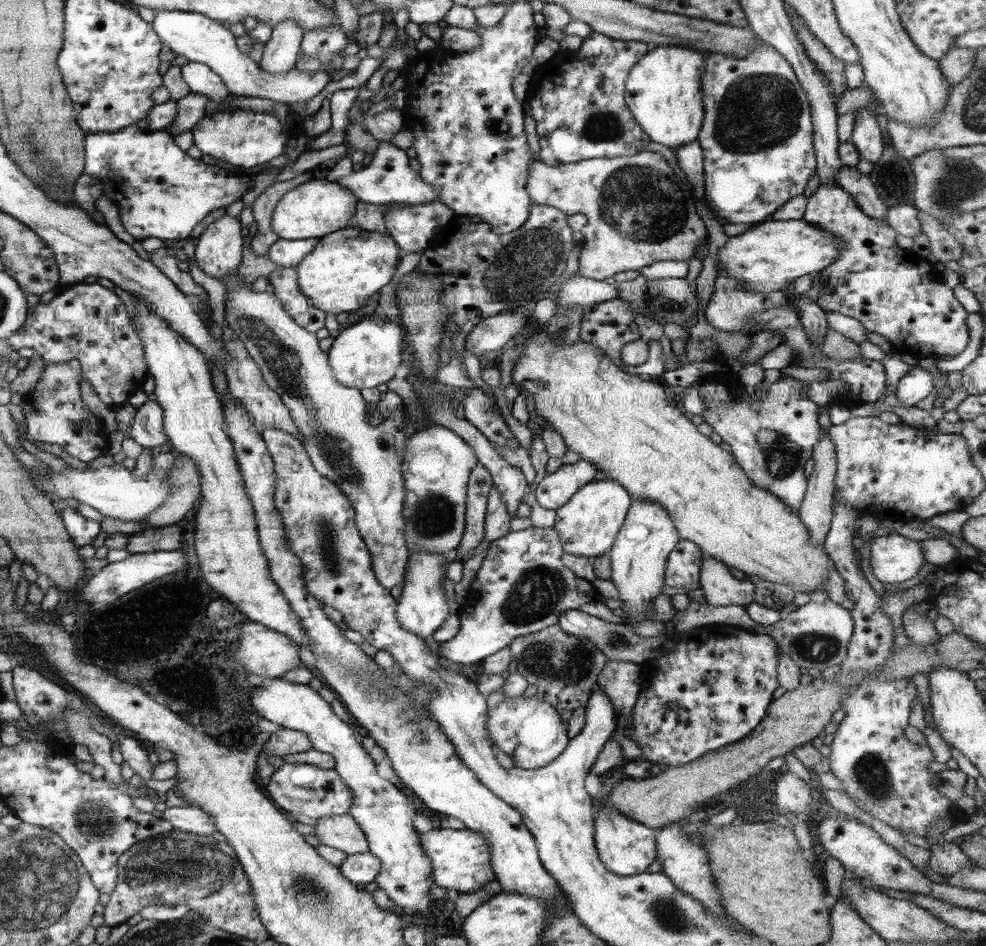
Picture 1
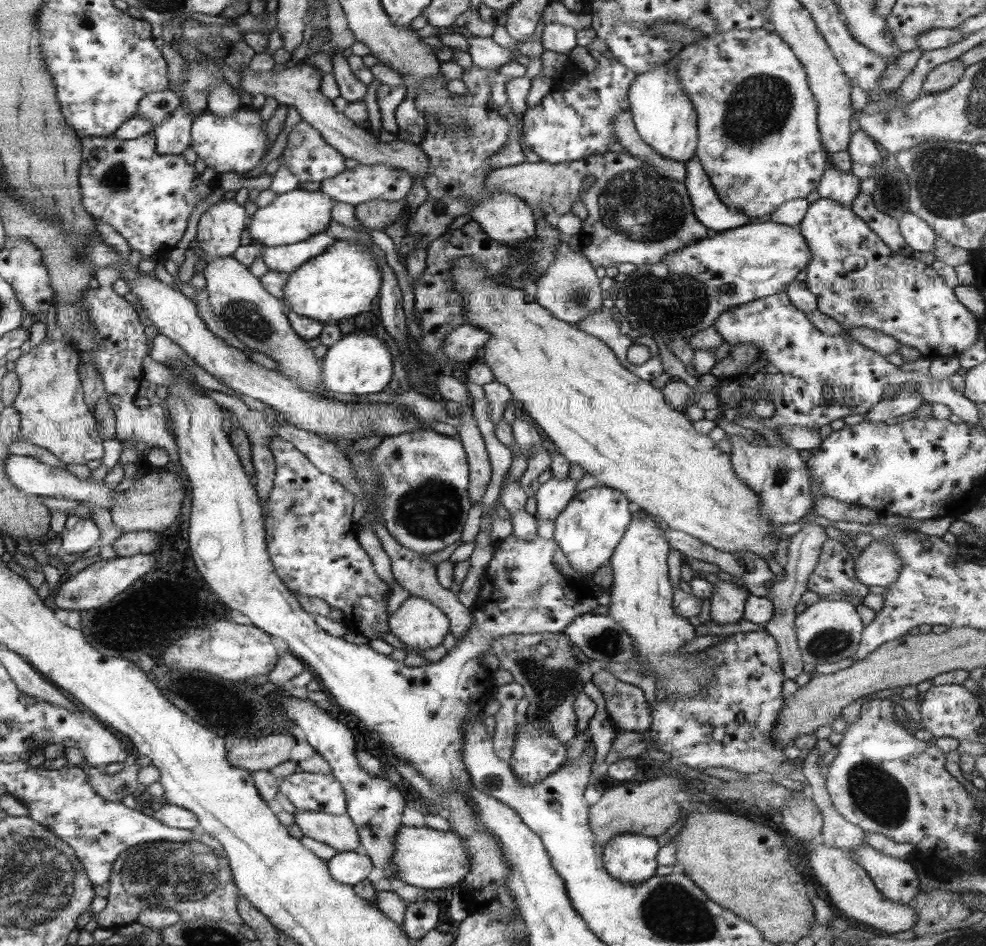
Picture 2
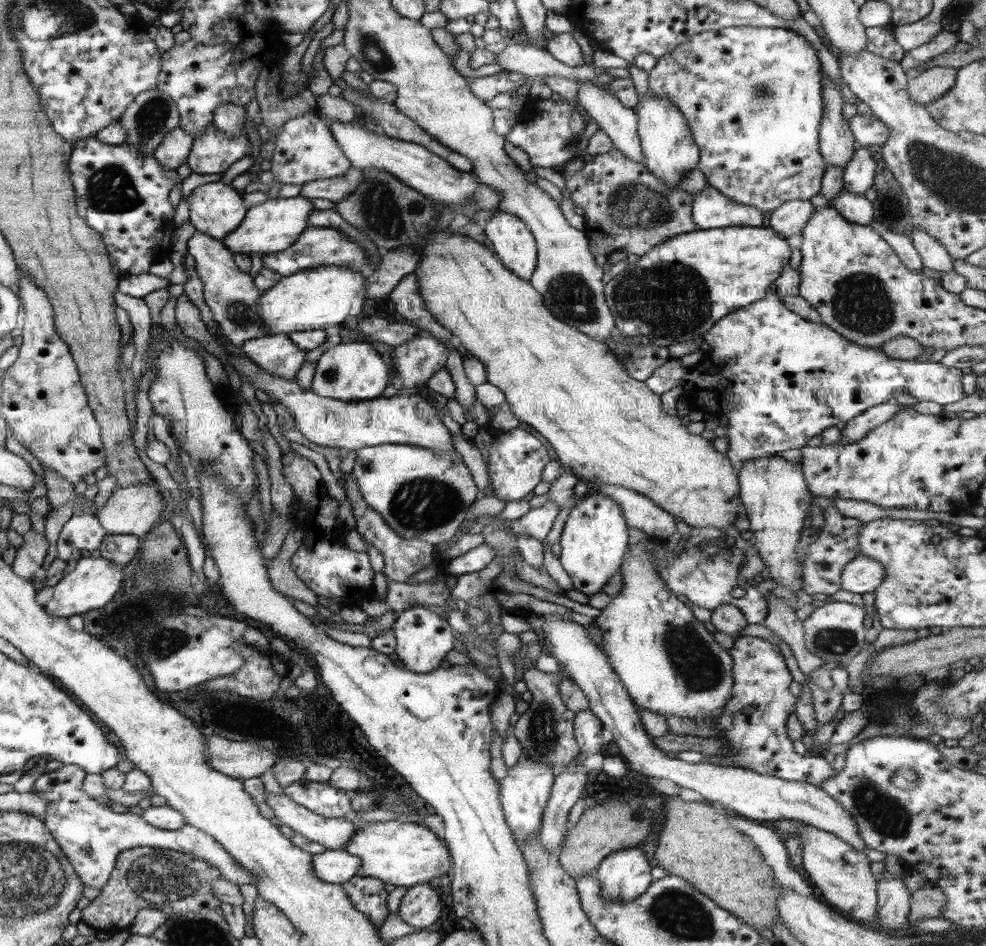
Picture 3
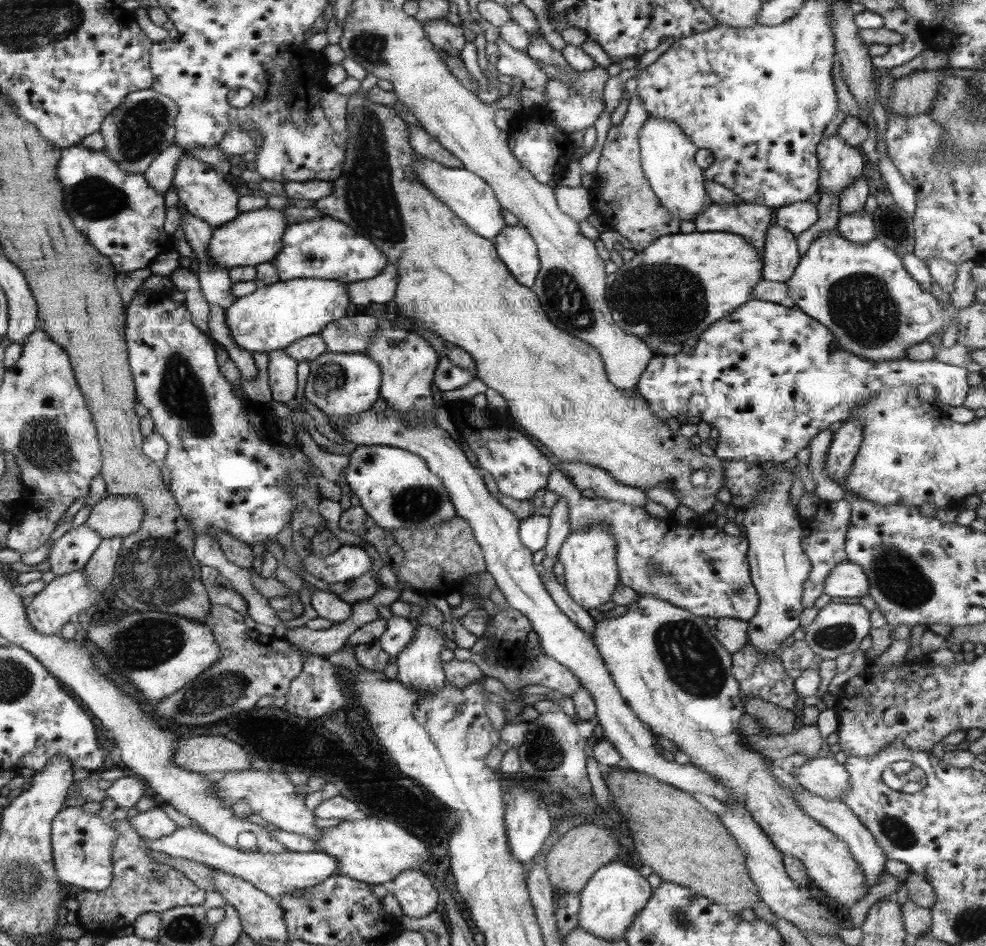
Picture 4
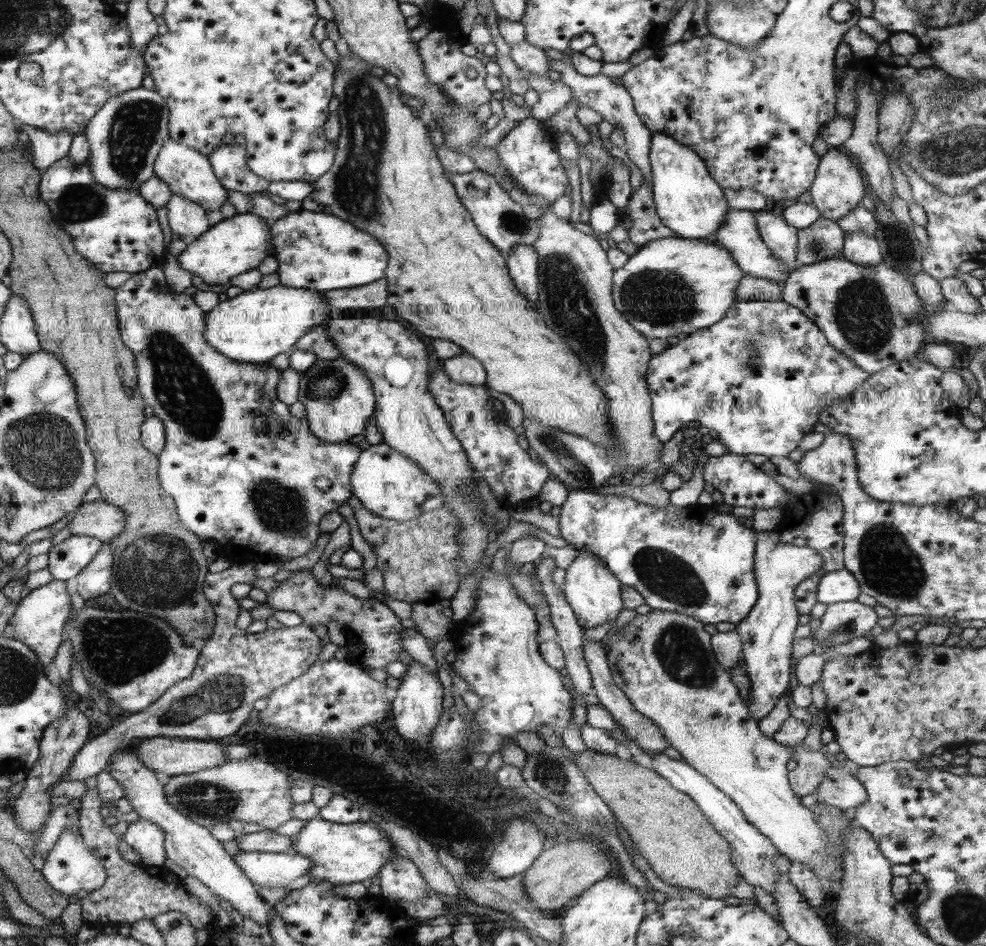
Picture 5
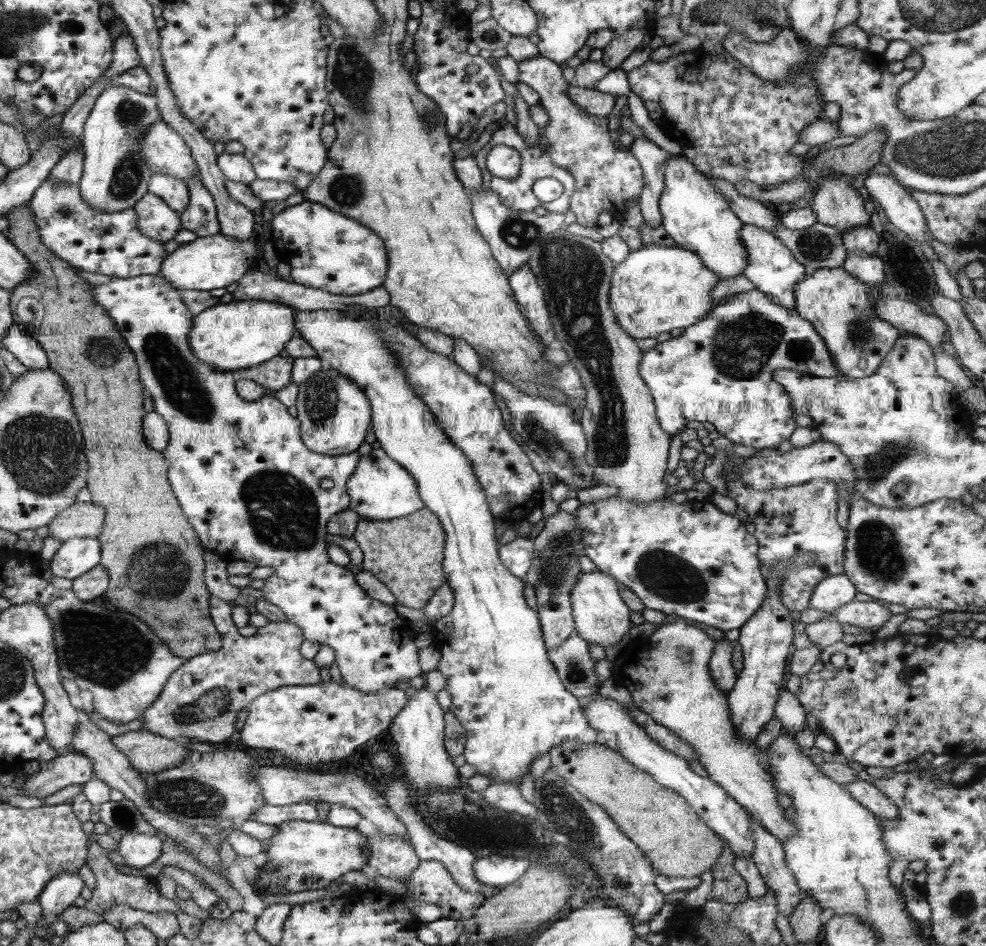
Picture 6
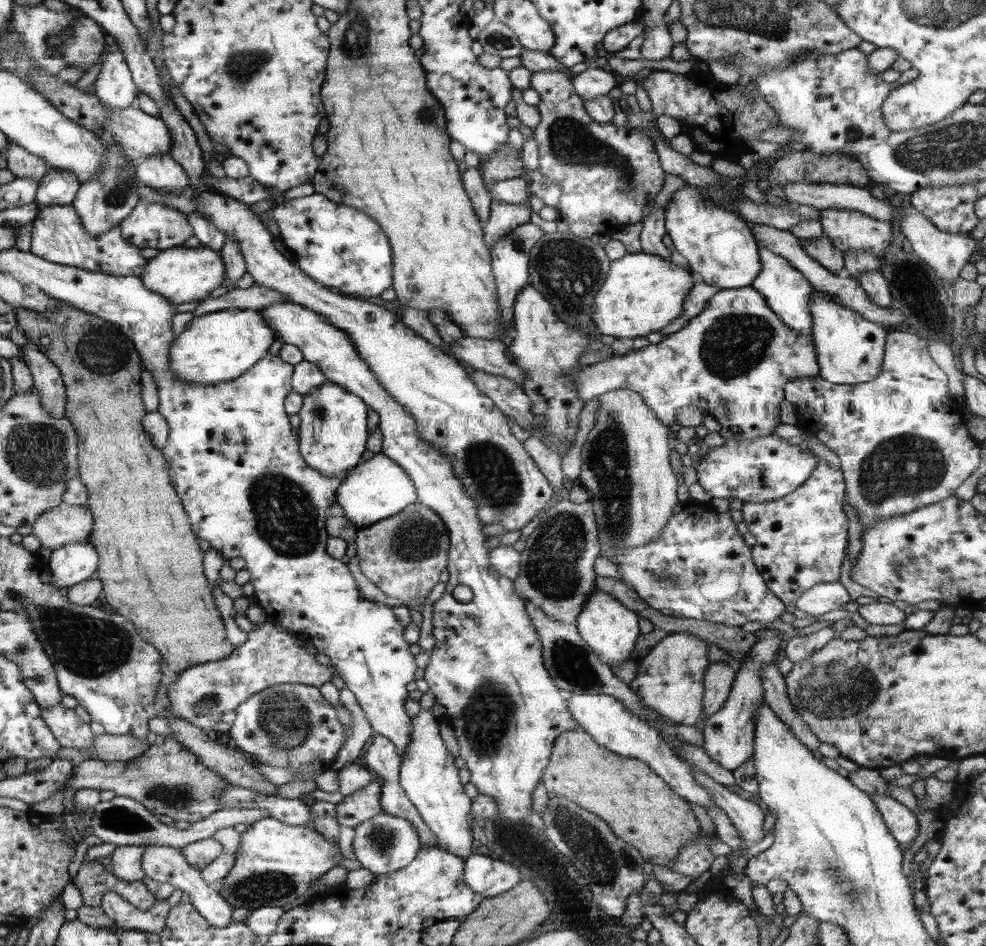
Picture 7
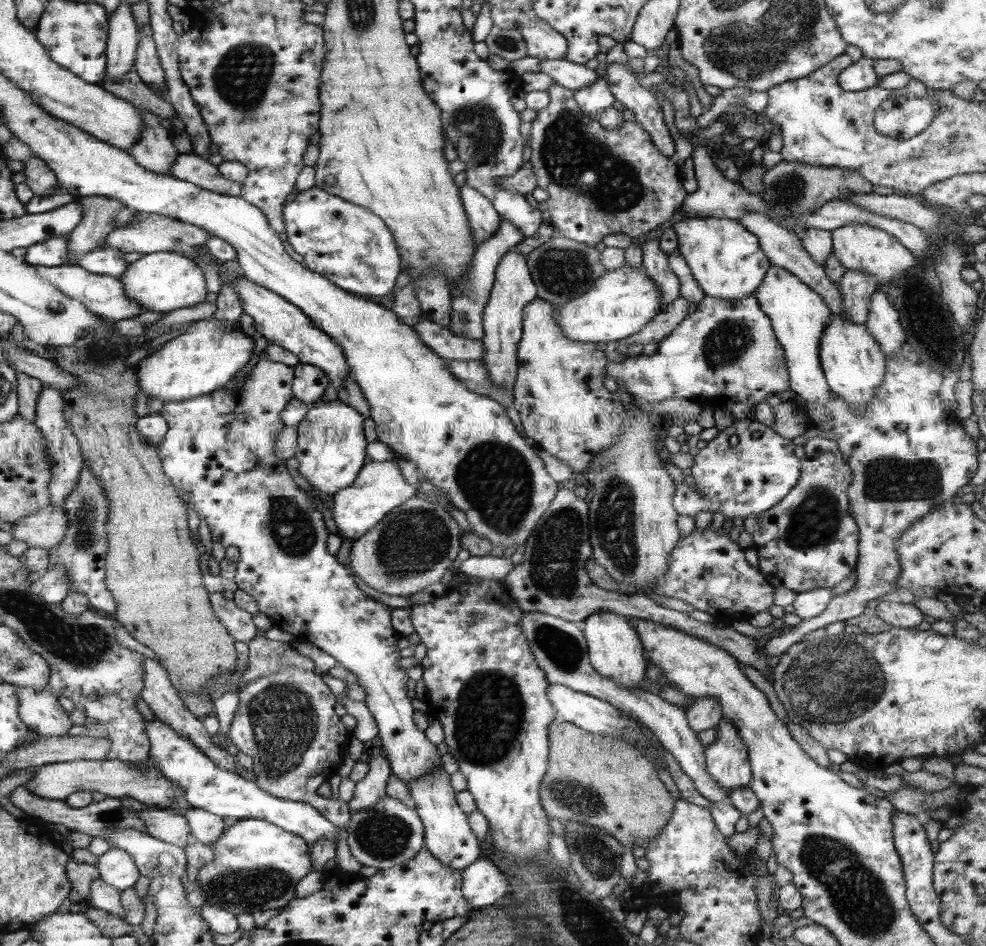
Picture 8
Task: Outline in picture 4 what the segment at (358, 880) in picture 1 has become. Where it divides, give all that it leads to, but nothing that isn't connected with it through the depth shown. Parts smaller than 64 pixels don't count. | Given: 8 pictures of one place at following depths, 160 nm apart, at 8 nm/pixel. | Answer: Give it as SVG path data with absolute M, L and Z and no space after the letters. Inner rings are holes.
M81 806L62 808L54 818L51 846L54 850L56 876L60 882L77 886L86 891L104 891L114 881L112 852L115 850L119 830L97 814ZM177 827L168 836L157 839L142 839L142 844L150 850L164 852L174 858L192 860L204 866L232 875L236 878L252 884L255 888L262 890L271 898L280 900L284 894L290 894L296 890L306 890L324 881L326 878L338 875L338 862L334 856L324 851L312 853L298 853L286 851L282 854L262 854L238 850L236 847L228 846L220 839L210 833L203 832L198 827Z

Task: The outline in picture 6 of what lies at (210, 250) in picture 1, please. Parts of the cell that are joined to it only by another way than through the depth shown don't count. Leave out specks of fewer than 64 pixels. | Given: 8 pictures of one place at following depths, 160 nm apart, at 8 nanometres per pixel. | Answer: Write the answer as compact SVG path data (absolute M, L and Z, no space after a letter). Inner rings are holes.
M162 120L155 122L143 134L141 154L144 154L152 171L184 183L188 177L199 174L199 166L183 135Z

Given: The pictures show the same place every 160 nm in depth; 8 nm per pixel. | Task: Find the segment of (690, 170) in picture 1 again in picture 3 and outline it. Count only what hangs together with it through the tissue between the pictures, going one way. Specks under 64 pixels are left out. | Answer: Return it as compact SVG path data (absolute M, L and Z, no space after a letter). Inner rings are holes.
M706 186L692 201L692 218L698 230L726 227L764 227L768 214L754 206L738 204L724 196L717 188Z

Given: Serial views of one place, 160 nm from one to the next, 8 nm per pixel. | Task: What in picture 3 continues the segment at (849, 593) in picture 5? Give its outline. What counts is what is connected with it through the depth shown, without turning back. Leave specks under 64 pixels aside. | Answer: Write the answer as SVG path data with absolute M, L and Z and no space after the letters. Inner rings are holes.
M858 553L856 558L844 567L841 587L848 592L863 595L874 592L884 579L884 565L868 555Z

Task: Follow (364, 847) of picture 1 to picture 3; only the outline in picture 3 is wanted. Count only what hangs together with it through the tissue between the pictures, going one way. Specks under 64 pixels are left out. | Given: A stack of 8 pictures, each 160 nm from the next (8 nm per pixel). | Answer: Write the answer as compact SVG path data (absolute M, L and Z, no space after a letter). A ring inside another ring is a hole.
M265 791L265 801L274 809L275 817L282 824L330 850L344 849L357 831L358 823L351 819L320 816L284 793L272 795Z

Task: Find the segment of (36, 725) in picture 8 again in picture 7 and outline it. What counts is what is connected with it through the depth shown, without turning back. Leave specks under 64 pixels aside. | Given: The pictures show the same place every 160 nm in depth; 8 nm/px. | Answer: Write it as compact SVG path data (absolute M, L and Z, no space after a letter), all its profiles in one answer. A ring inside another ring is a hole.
M62 703L49 708L41 707L41 717L51 728L63 748L85 750L95 744L95 733L91 725L82 721L74 709Z

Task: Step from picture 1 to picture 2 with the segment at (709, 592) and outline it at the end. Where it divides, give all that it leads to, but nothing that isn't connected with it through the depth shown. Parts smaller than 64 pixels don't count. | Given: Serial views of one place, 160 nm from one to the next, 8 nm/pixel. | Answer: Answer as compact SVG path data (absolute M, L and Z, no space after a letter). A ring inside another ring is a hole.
M721 581L713 584L711 602L711 620L718 624L730 624L743 618L748 589L738 587L732 582Z

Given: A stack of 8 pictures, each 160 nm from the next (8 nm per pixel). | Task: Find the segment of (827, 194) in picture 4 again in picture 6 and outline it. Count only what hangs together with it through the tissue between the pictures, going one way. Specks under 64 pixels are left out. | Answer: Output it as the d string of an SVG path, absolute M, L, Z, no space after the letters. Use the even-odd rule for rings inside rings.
M778 219L773 234L804 266L835 269L845 263L847 248L841 232L833 226L817 220L812 226L794 230L784 226Z

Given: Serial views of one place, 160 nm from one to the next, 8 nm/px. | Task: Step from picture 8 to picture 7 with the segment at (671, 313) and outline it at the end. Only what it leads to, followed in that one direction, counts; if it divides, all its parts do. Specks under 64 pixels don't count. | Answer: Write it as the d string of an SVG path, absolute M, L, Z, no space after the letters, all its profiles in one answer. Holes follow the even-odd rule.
M696 280L692 290L688 293L687 300L684 301L683 313L678 318L675 318L674 322L671 322L663 329L661 328L659 332L663 333L664 337L678 332L685 323L698 316L706 308L708 300L720 289L720 287L714 286L713 284Z

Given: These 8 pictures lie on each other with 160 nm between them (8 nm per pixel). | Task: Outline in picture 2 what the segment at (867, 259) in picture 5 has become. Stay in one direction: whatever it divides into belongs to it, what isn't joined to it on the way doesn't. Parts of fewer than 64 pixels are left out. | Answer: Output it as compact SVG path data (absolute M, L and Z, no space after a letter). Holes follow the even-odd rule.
M827 152L827 165L824 176L818 183L816 191L822 198L829 198L844 203L851 208L853 200L860 191L861 180L851 172L838 170L831 161L831 153Z

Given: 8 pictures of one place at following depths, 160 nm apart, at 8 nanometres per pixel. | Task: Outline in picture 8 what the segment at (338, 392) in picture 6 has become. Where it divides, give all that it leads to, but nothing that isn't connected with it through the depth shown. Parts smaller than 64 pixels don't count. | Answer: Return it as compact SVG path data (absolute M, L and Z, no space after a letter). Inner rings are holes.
M337 399L334 400L334 402L318 401L312 404L304 420L298 424L297 450L294 458L296 458L300 464L298 468L300 474L302 474L316 490L332 495L337 490L352 486L360 469L365 465L364 460L367 455L366 446L368 442L366 441L363 429L364 418L365 417L361 416L358 410L352 409L352 406L348 406L348 404L344 404L342 400Z

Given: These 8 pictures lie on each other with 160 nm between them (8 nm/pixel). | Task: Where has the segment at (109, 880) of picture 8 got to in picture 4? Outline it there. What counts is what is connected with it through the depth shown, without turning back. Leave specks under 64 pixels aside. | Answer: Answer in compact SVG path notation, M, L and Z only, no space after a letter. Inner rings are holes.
M161 805L139 812L128 821L139 831L139 836L142 839L162 838L177 829L176 822L168 817Z

